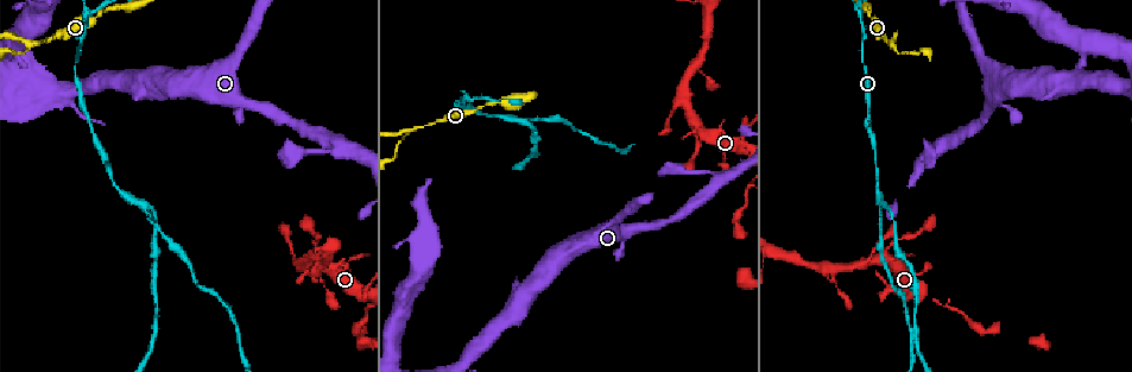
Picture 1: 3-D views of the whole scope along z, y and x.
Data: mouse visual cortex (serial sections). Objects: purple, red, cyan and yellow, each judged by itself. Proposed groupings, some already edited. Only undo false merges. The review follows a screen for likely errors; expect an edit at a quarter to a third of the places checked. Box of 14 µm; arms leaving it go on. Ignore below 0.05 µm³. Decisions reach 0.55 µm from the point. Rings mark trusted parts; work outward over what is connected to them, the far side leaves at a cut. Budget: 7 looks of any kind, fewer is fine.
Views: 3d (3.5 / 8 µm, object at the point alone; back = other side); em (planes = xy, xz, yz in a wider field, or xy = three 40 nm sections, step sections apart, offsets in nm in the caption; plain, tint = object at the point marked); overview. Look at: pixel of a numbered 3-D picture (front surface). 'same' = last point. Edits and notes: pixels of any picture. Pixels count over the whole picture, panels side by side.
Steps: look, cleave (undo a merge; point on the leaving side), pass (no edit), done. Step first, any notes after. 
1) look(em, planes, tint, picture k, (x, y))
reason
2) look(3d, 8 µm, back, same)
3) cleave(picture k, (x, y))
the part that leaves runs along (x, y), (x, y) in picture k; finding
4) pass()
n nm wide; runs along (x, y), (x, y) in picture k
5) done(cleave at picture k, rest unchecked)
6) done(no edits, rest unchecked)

look(3d, 8 µm, picture 1, (315, 258))
small branch off a trunk

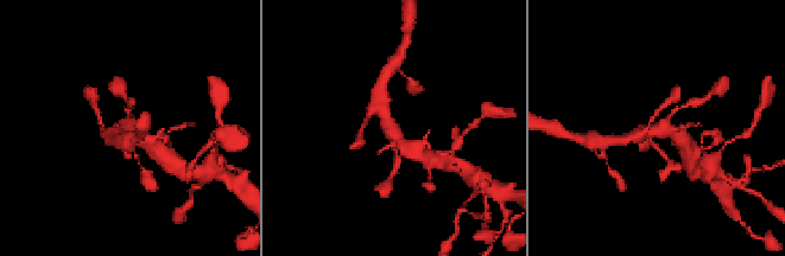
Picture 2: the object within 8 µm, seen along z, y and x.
look(em, planes, tint, picture 2, (127, 128))
now the EM

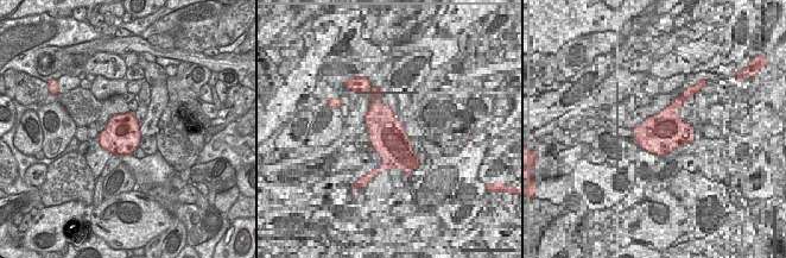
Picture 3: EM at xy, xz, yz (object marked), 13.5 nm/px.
pass()
runs along (417, 155), (399, 142), (379, 106) in picture 2; all the same cell

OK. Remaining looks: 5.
look(3d, 3.5 µm, picture 1, (882, 203))
two arms at a narrow angle

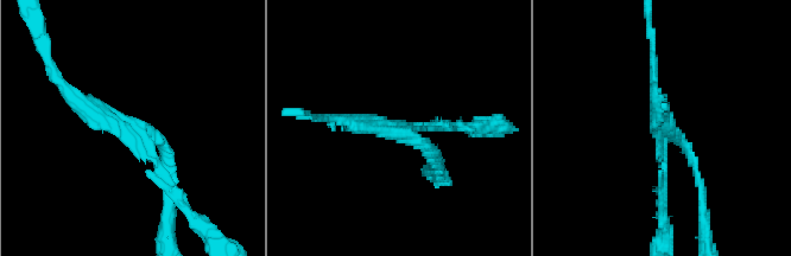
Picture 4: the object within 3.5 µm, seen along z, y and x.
look(em, xy, step 3, tint, picture 4, (667, 136))
3 arms; arms of 100, 100, 200 nm

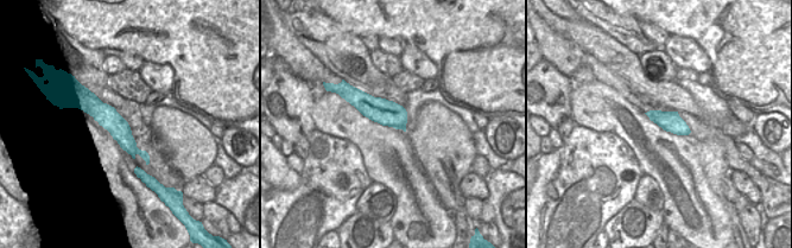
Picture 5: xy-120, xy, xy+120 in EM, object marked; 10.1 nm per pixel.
cleave(picture 4, (432, 166))
border along (680, 118), (671, 132) in picture 5; a second cell is stuck on

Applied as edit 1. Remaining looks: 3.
look(3d, 3.5 µm, picture 1, (88, 18))
three-way junction

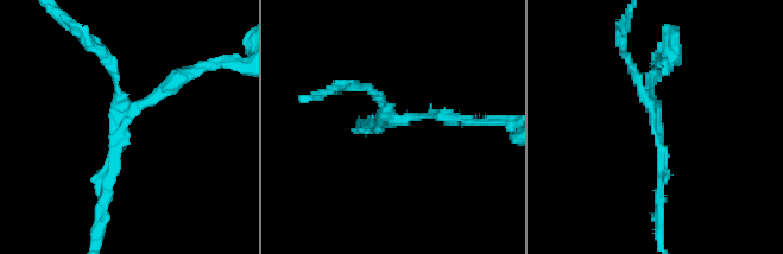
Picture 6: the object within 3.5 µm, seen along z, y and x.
look(em, planes, tint, picture 6, (120, 123))
3 arms; arms of 100, 150, 150 nm; now the EM

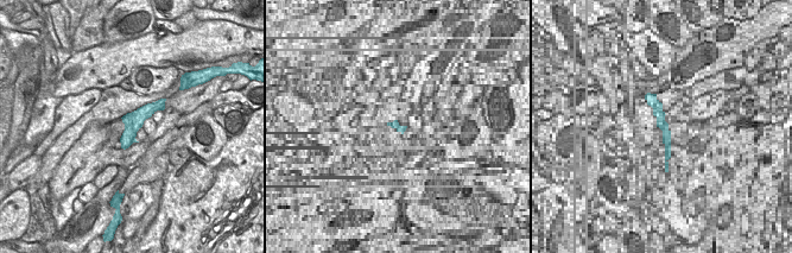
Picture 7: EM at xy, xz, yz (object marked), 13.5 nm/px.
cleave(picture 6, (176, 72))
border along (152, 102), (156, 111) in picture 7; a second cell is stuck on

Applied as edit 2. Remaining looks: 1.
done(cleave at picture 4, cleave at picture 6, rest unchecked)

